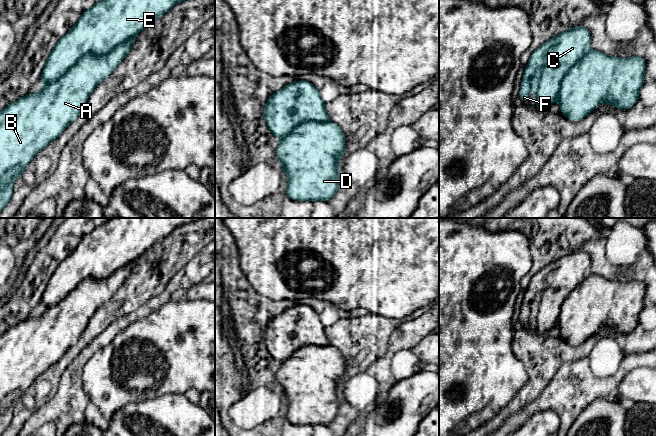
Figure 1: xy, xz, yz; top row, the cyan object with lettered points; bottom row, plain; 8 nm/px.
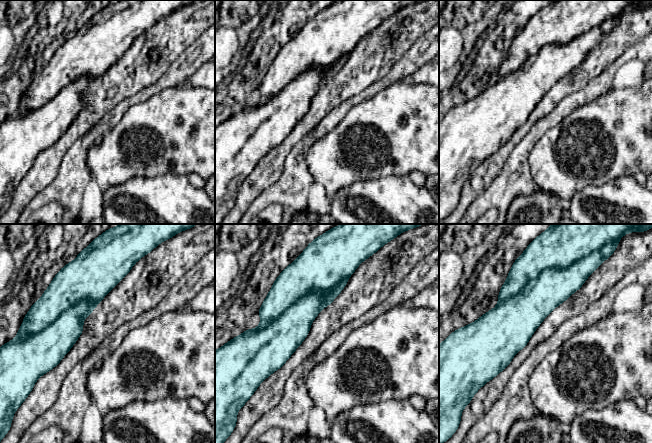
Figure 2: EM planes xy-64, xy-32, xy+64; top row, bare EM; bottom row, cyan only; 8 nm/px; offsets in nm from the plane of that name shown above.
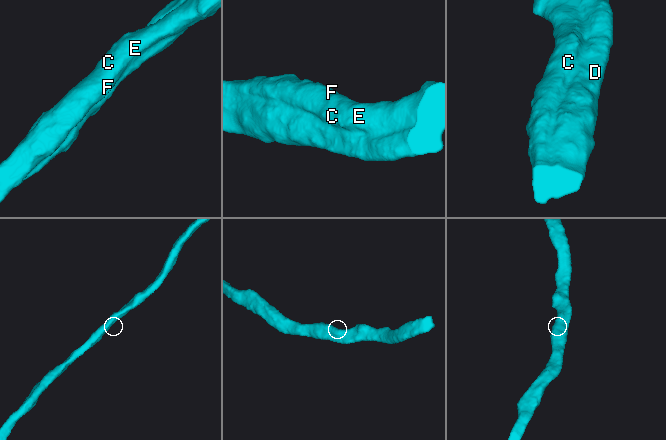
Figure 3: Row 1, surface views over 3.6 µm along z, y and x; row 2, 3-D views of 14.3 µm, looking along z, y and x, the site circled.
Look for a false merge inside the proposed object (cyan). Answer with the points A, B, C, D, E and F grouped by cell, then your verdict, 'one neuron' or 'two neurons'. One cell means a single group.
A B D / C E F; two neurons

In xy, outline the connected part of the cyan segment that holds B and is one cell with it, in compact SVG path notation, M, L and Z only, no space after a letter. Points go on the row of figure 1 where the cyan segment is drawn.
M136 36L105 55L84 55L61 78L41 91L25 95L0 111L0 211L10 201L13 182L36 154L60 136L85 106L94 88L107 78L129 53Z

